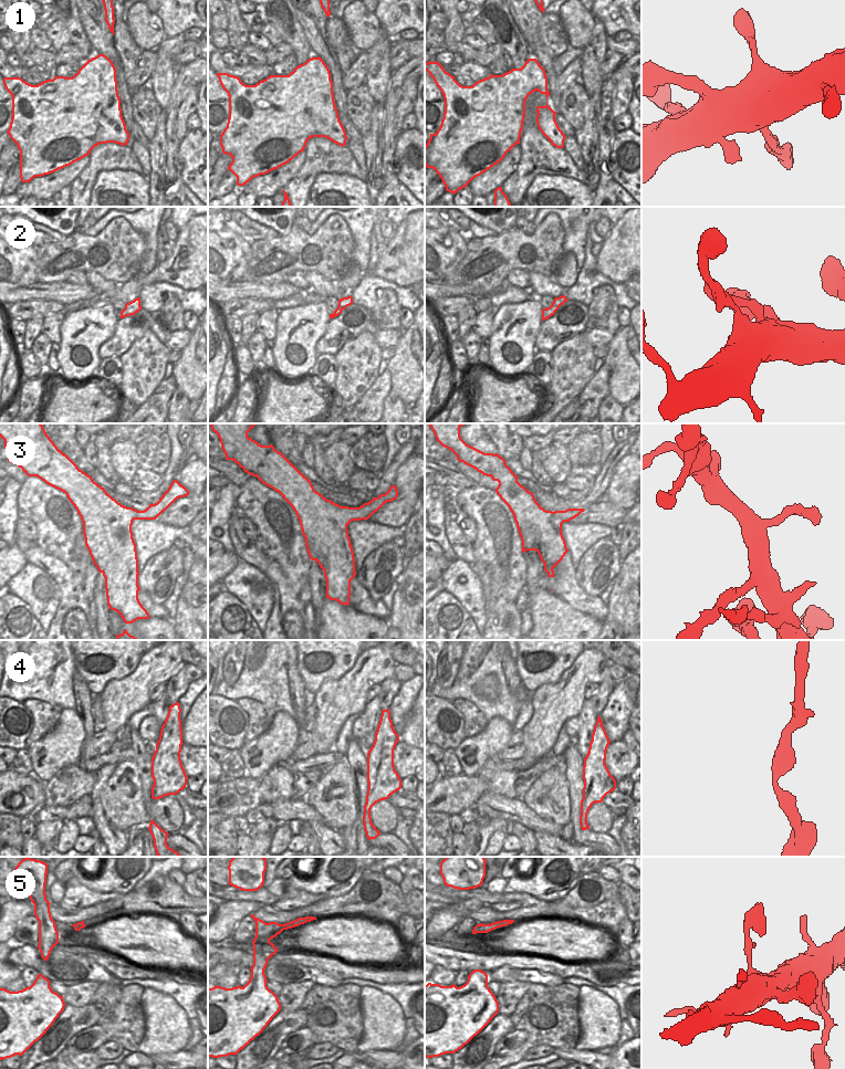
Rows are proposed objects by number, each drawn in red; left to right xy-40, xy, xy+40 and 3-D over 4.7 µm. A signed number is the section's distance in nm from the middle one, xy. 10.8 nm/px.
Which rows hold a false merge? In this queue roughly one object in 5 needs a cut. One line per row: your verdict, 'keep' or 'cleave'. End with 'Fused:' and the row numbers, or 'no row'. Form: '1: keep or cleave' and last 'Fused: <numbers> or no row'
1: keep
2: keep
3: keep
4: keep
5: keep
Fused: no row

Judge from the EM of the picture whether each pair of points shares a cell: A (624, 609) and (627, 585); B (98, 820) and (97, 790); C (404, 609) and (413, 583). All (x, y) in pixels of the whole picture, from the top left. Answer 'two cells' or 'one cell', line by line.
A: one cell
B: one cell
C: one cell

